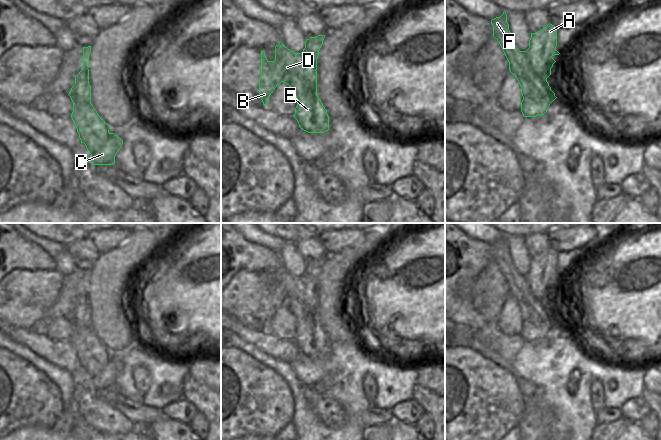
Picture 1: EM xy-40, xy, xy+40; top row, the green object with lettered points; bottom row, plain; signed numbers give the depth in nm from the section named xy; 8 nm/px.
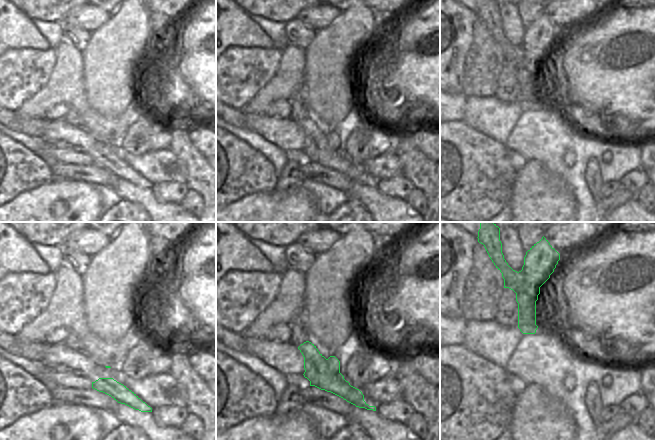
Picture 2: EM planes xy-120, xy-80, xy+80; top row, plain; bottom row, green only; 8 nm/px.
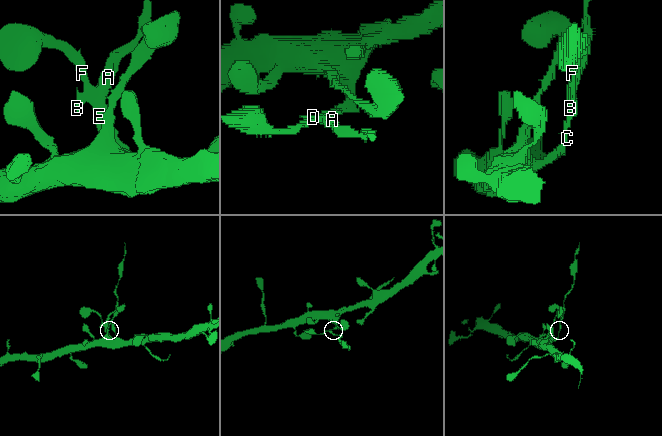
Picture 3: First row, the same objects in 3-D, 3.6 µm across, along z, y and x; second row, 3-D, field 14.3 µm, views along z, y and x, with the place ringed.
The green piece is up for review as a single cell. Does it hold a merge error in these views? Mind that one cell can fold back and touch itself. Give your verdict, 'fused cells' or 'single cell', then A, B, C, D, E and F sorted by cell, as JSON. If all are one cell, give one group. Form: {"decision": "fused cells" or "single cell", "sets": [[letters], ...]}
{"decision": "fused cells", "sets": [["A"], ["B", "C", "D", "E", "F"]]}

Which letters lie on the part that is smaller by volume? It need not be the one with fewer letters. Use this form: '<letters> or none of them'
A

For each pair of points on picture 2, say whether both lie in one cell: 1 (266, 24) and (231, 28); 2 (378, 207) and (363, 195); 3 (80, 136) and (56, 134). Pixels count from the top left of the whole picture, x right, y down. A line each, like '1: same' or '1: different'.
1: different
2: same
3: same

